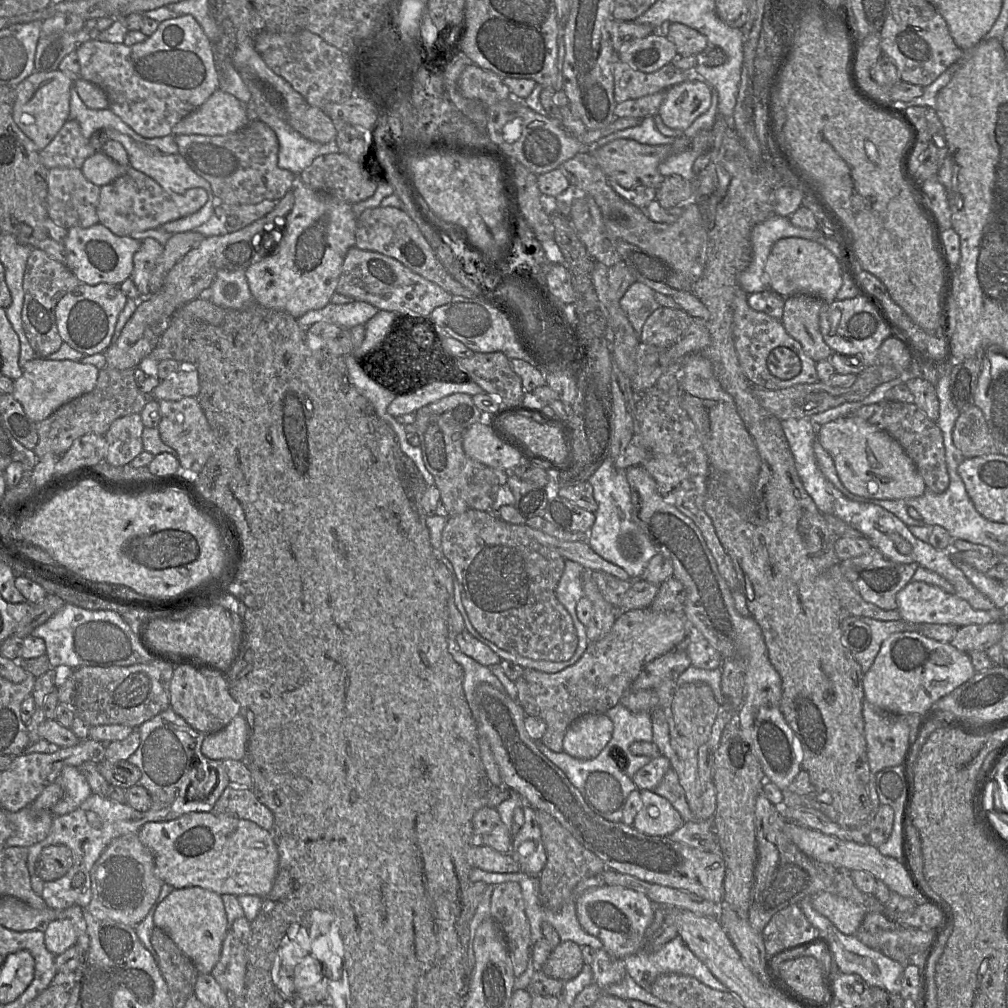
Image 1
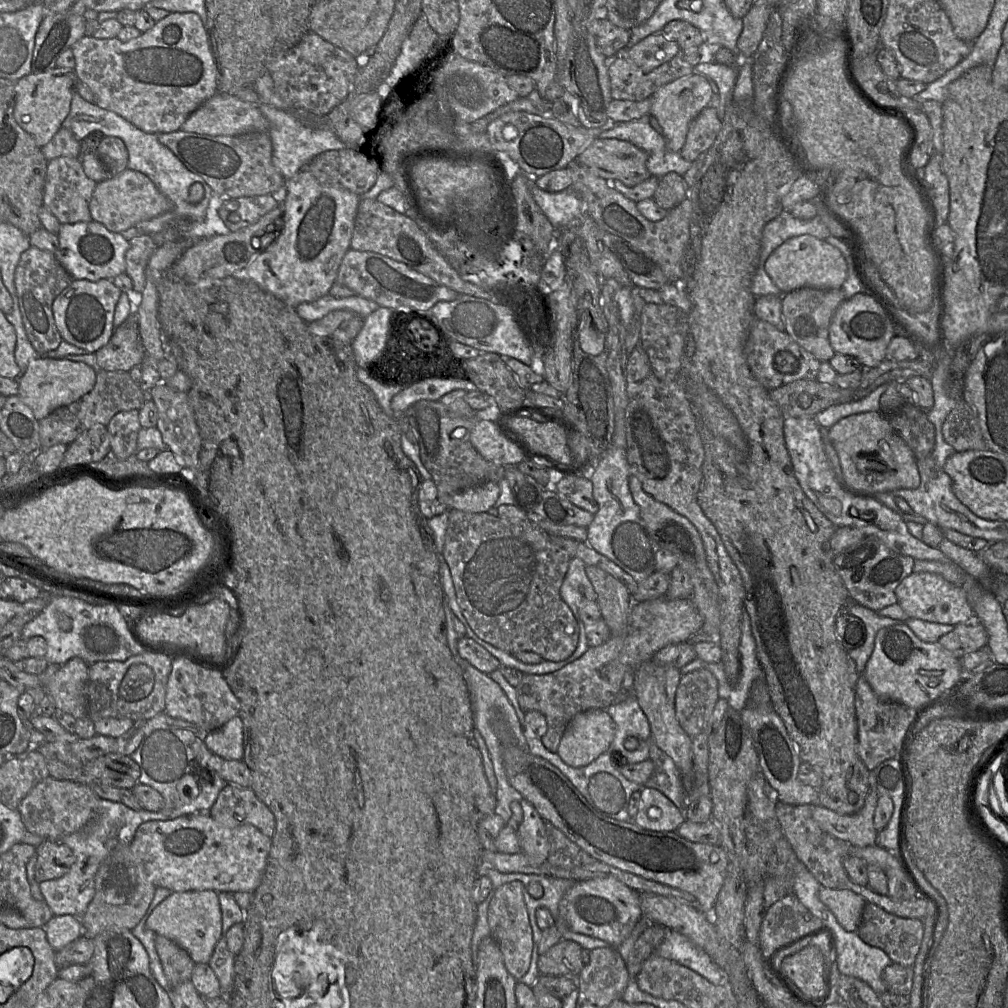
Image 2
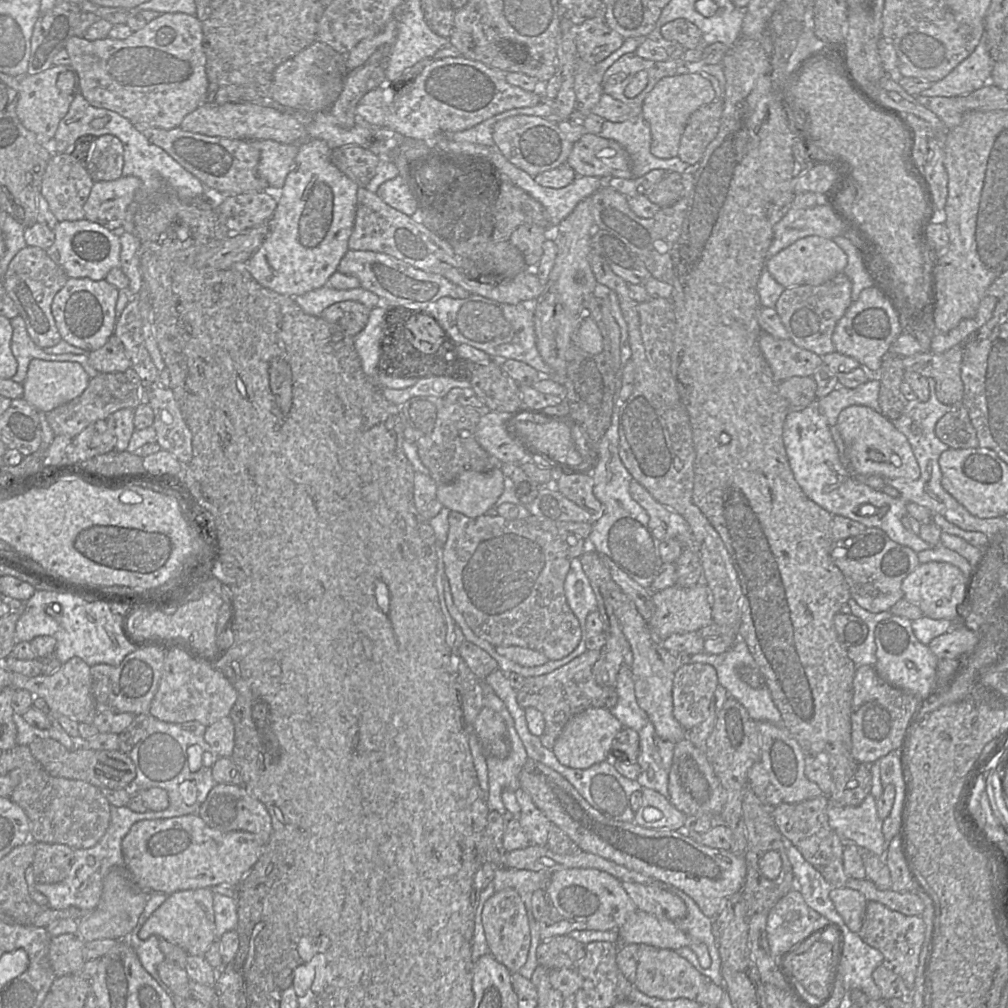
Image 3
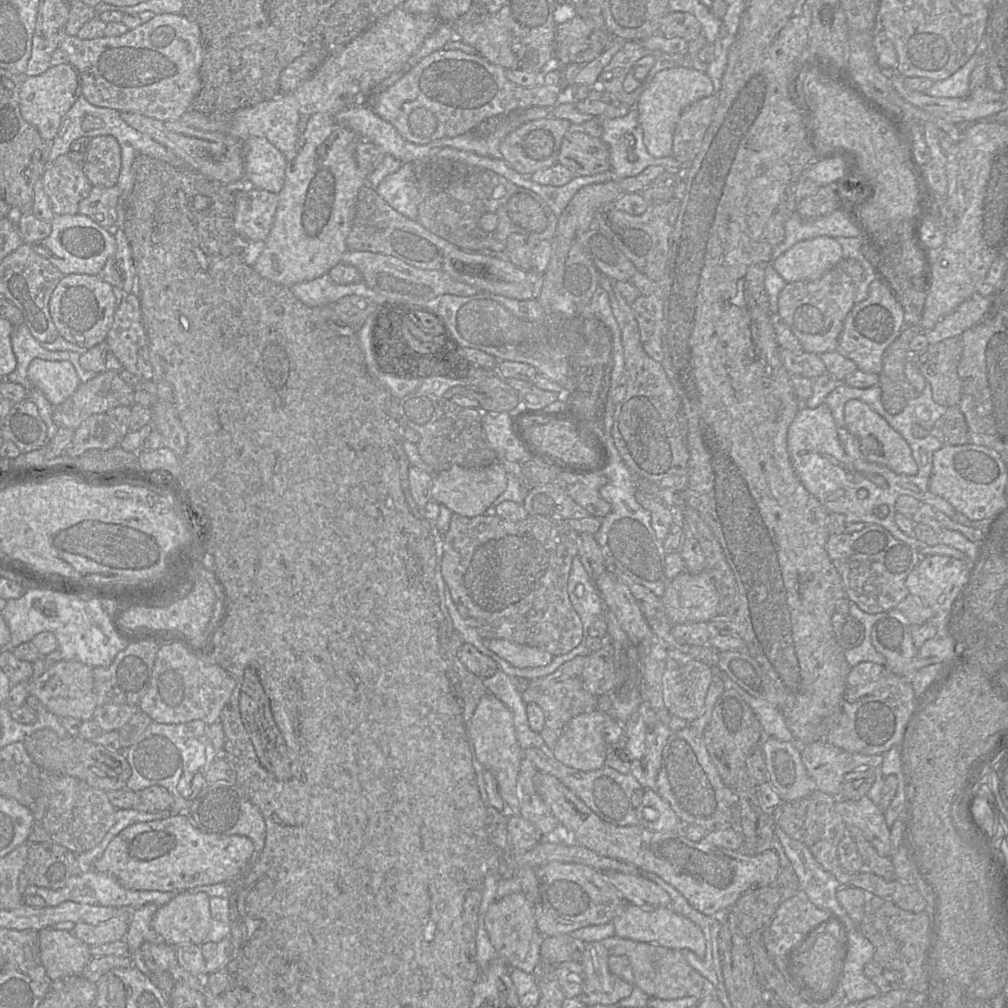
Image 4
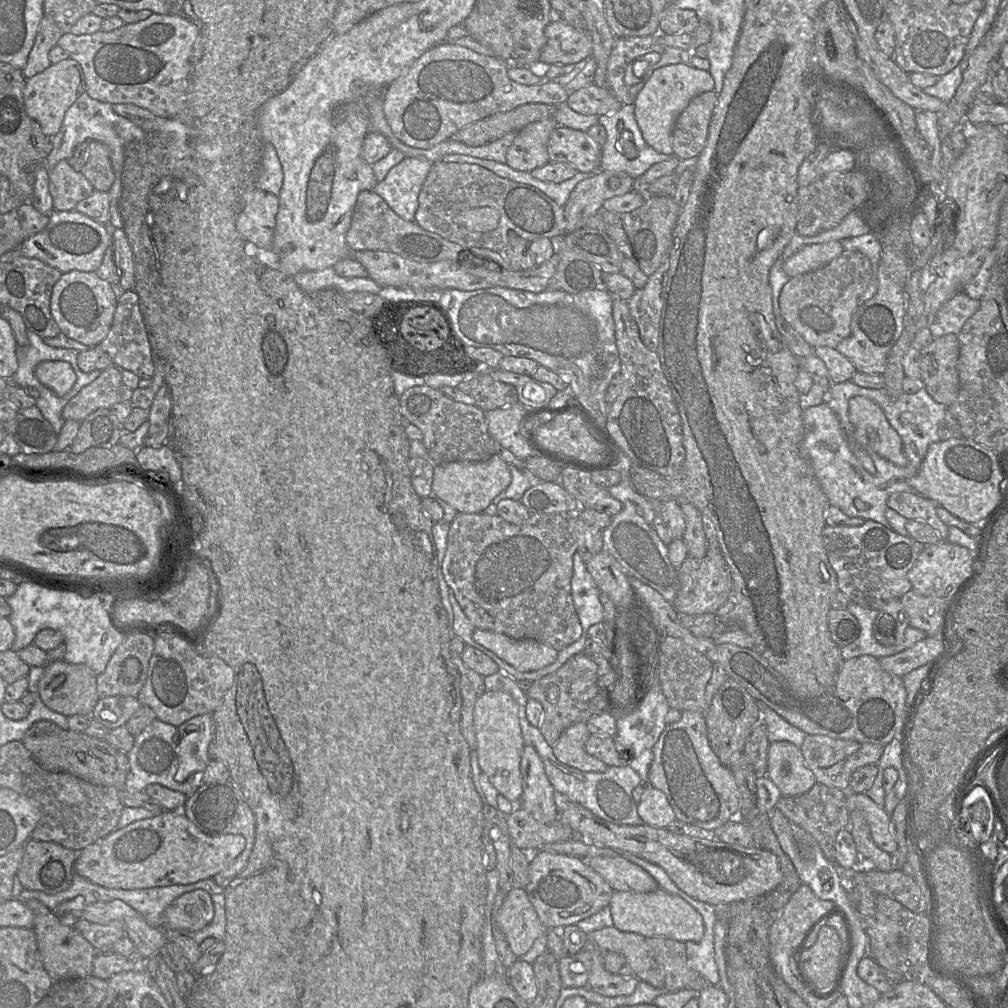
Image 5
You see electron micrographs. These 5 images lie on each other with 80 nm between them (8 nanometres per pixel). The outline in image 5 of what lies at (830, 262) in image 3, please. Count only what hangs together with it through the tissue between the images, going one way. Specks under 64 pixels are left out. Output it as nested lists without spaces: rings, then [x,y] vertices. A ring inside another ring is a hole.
[[[840,241],[807,245],[784,263],[783,270],[791,278],[814,272],[826,266],[843,251]]]

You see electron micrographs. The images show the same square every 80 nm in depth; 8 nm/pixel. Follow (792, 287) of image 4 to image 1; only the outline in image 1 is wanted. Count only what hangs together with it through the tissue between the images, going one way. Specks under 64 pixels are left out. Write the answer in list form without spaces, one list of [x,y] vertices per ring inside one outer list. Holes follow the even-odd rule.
[[[812,295],[785,297],[781,322],[786,332],[798,341],[804,352],[816,363],[833,354],[819,328],[820,311],[824,302]]]

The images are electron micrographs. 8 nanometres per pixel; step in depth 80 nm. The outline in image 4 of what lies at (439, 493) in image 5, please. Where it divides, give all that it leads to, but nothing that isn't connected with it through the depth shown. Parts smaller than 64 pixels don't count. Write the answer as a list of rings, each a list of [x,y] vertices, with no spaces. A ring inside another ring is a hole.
[[[500,462],[483,468],[466,468],[457,465],[434,474],[432,500],[445,505],[453,513],[465,517],[475,517],[483,515],[506,487],[507,471]]]

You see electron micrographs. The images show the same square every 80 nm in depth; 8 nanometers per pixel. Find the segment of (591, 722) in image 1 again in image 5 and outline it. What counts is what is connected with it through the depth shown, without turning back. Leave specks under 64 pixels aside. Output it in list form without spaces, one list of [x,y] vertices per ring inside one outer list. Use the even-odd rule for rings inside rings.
[[[586,722],[573,724],[564,730],[552,747],[557,760],[583,772],[605,772],[608,766],[585,750],[590,735]]]

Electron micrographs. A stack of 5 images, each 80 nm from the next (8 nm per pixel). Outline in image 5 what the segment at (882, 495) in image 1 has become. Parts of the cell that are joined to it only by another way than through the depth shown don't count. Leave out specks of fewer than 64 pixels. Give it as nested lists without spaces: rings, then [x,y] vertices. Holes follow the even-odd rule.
[[[854,396],[848,402],[849,419],[855,430],[865,434],[868,447],[893,464],[905,467],[908,459],[903,442],[887,421],[883,410],[864,396]]]

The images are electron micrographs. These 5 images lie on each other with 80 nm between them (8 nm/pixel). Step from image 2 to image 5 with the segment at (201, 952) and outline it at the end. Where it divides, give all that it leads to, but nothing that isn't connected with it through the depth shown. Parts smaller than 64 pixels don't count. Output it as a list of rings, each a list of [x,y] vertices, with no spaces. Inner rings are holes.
[[[194,890],[177,897],[164,912],[164,928],[190,933],[207,927],[214,916],[212,895]]]

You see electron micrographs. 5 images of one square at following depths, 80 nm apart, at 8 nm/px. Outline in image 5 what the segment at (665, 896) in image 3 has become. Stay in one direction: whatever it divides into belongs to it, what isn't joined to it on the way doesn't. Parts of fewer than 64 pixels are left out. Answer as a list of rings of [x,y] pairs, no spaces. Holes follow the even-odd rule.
[[[624,855],[596,856],[584,860],[614,891],[649,893],[659,888],[655,879],[644,869],[627,860]]]

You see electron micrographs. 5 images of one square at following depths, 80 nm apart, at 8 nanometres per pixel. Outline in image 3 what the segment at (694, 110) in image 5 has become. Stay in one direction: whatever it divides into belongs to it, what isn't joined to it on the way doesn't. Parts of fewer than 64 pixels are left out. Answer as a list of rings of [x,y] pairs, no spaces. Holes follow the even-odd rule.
[[[724,97],[716,98],[691,115],[678,151],[678,156],[683,162],[689,165],[700,162],[706,148],[718,134],[723,109]]]

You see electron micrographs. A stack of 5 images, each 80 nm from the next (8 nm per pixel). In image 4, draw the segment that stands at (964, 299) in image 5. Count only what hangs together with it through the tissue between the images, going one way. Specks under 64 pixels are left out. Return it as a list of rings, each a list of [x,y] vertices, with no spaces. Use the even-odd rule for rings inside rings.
[[[975,292],[953,312],[941,319],[932,329],[925,332],[929,344],[936,344],[962,333],[990,316],[990,298]]]

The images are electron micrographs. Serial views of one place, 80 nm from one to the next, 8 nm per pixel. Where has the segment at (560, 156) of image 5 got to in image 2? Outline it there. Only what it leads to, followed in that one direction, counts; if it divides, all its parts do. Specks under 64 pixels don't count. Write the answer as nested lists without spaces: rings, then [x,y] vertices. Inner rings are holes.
[[[597,138],[579,154],[576,161],[598,177],[619,180],[626,186],[633,187],[651,176],[647,169],[647,159],[647,153],[630,142],[616,138]]]

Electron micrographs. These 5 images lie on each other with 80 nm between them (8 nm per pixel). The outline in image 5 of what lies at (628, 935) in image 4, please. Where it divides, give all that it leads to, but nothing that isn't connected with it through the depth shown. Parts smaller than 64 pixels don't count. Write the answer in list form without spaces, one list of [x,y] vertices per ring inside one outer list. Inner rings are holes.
[[[661,888],[649,893],[614,891],[609,907],[614,927],[623,932],[632,932],[645,937],[666,937],[682,942],[699,942],[704,935],[701,914],[682,897]]]

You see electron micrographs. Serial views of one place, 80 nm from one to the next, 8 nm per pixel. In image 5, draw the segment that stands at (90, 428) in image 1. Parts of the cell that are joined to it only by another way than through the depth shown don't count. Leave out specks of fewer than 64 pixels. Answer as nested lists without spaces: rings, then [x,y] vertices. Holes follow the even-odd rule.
[[[112,365],[102,370],[93,382],[68,401],[63,408],[62,417],[65,421],[81,422],[98,409],[130,402],[133,391],[123,383],[121,369]]]

